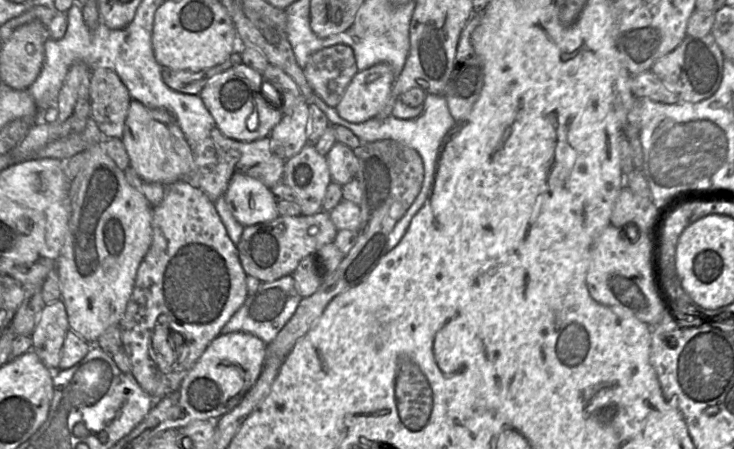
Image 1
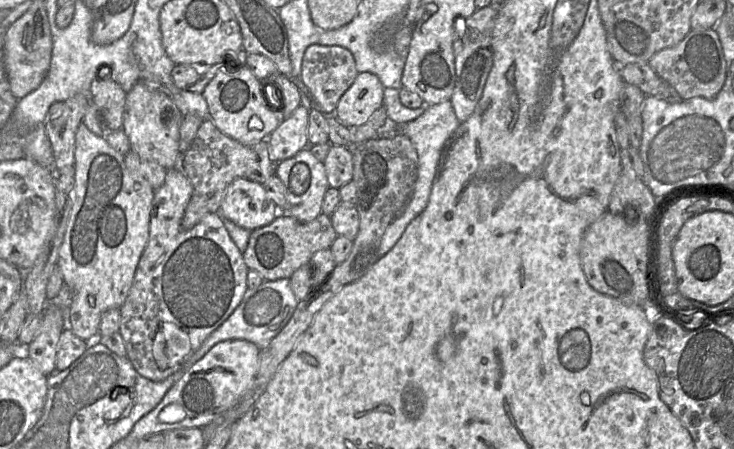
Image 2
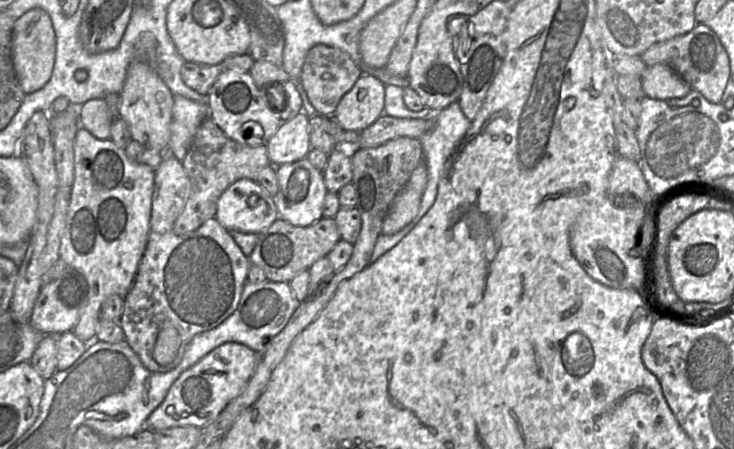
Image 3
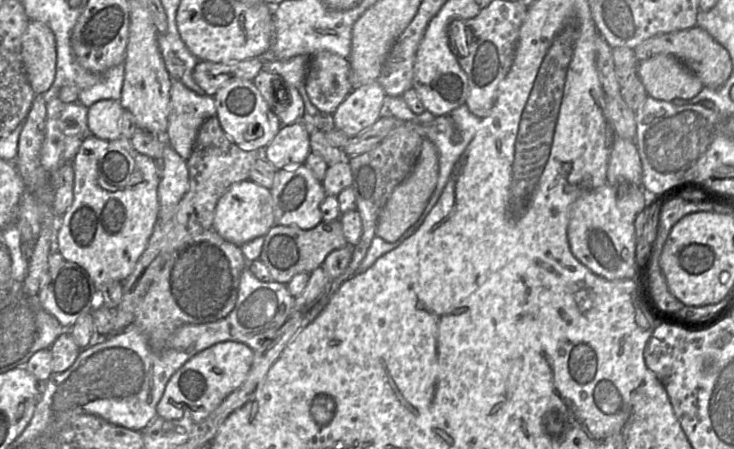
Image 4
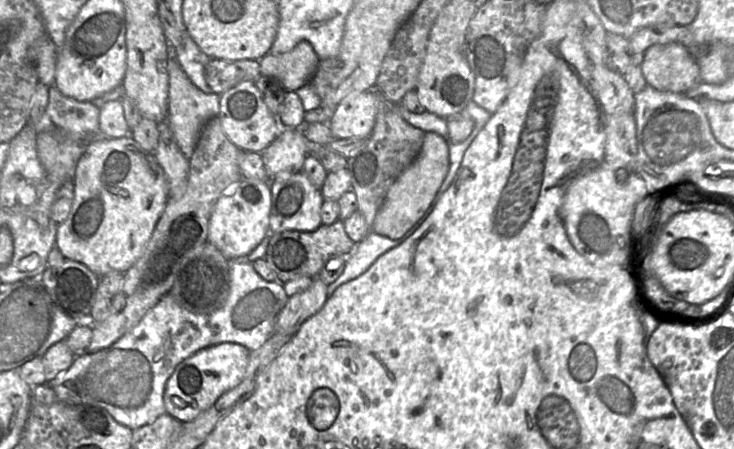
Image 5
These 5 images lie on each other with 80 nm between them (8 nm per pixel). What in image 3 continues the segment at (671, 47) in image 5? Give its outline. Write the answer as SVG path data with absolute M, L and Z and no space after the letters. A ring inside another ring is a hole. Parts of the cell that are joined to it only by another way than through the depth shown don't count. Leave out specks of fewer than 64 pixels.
M664 64L647 66L640 79L645 95L653 99L683 98L691 91L689 85Z

